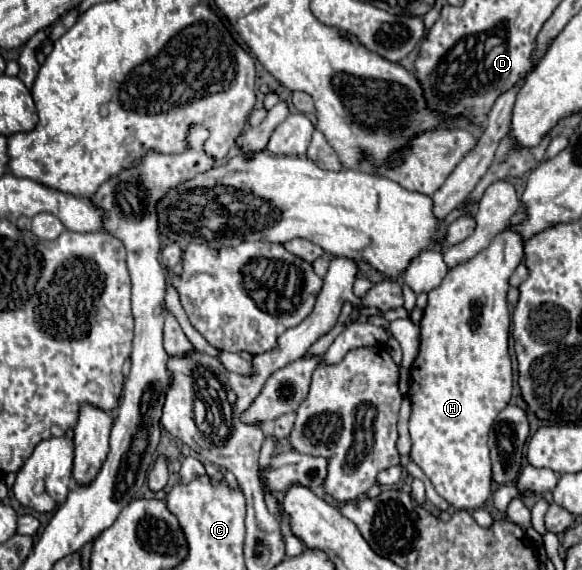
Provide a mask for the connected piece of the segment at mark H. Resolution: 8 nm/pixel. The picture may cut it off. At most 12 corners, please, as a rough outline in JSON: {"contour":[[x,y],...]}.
{"contour":[[509,225],[429,291],[411,459],[457,509],[491,493],[511,399]]}

